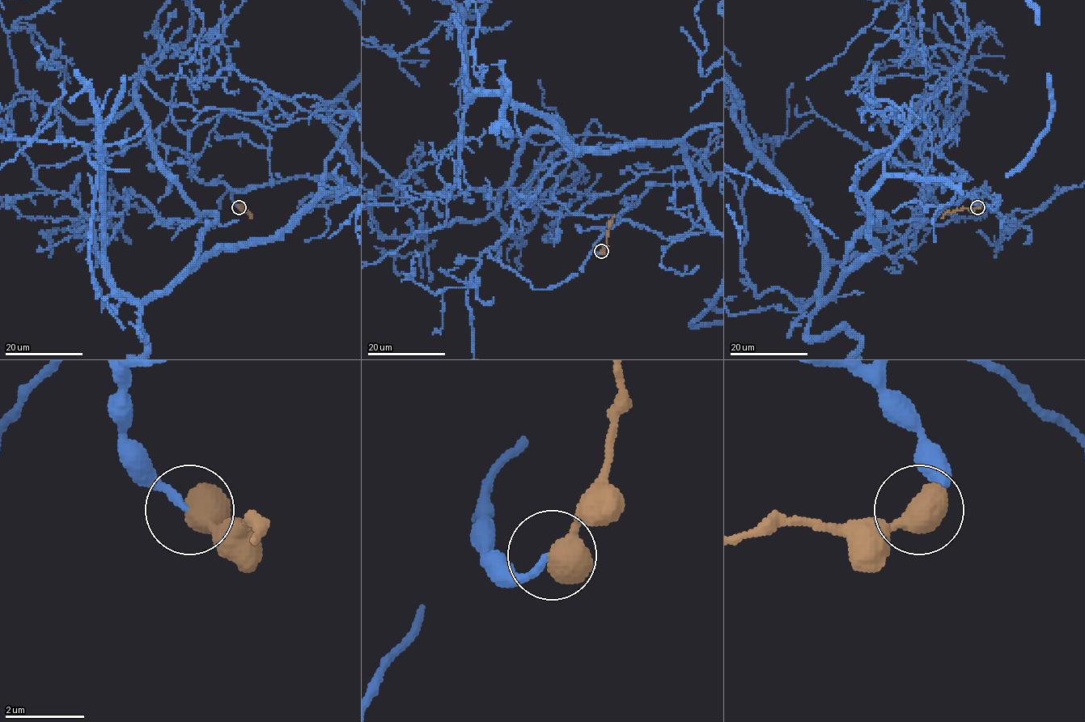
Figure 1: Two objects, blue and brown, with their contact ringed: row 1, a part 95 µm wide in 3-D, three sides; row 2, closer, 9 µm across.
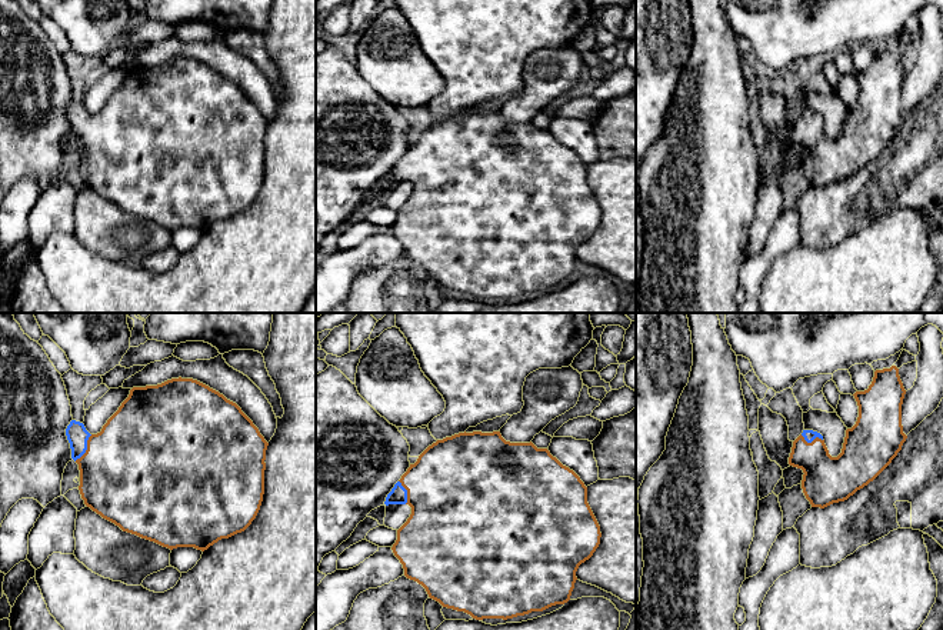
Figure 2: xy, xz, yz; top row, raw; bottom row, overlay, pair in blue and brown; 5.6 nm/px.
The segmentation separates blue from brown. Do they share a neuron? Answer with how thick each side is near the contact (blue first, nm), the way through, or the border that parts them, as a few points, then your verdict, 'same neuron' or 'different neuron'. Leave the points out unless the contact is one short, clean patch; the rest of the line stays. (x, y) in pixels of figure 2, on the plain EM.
calibres 120 and 500 nm; way xy (77, 116), (86, 129), (112, 142), (123, 153); same neuron

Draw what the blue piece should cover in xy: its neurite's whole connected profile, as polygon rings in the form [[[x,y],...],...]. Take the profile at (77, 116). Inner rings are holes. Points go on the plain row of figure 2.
[[[179,57],[157,66],[133,67],[129,77],[107,100],[100,113],[90,114],[83,103],[71,100],[66,109],[66,116],[70,123],[71,139],[79,144],[79,170],[84,184],[100,194],[103,199],[119,206],[123,211],[154,221],[170,230],[177,227],[194,227],[204,231],[219,220],[229,219],[237,213],[244,211],[260,190],[264,174],[264,140],[269,123],[236,83],[227,80],[219,71],[197,60]]]

